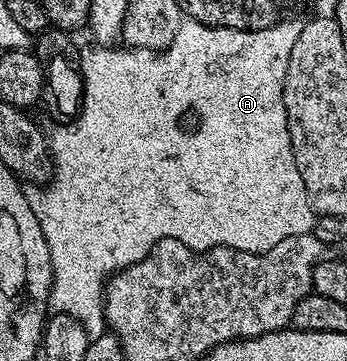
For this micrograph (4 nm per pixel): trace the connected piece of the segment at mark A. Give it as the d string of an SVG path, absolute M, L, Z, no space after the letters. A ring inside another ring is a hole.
M185 20L173 42L165 50L148 50L147 48L108 48L96 44L90 50L82 49L81 78L85 81L85 94L81 97L81 110L76 118L57 126L48 135L49 152L53 159L53 176L42 188L37 184L25 186L25 195L31 204L31 212L35 212L35 220L39 220L39 228L43 228L43 236L47 240L47 252L51 252L51 268L53 283L49 293L49 308L53 314L67 314L75 319L90 339L107 333L105 320L105 283L120 270L143 260L147 252L159 240L174 238L192 250L214 250L216 246L230 246L239 252L255 252L266 254L279 240L287 240L291 236L308 234L313 229L315 215L309 203L307 188L303 188L303 176L299 176L299 168L295 164L293 145L287 124L287 112L283 104L283 84L287 76L287 60L291 60L291 48L295 48L295 40L299 40L297 26L283 26L277 23L271 28L262 30L232 30L222 26L208 26L202 22ZM191 112L195 116L195 128L183 130L183 116Z

